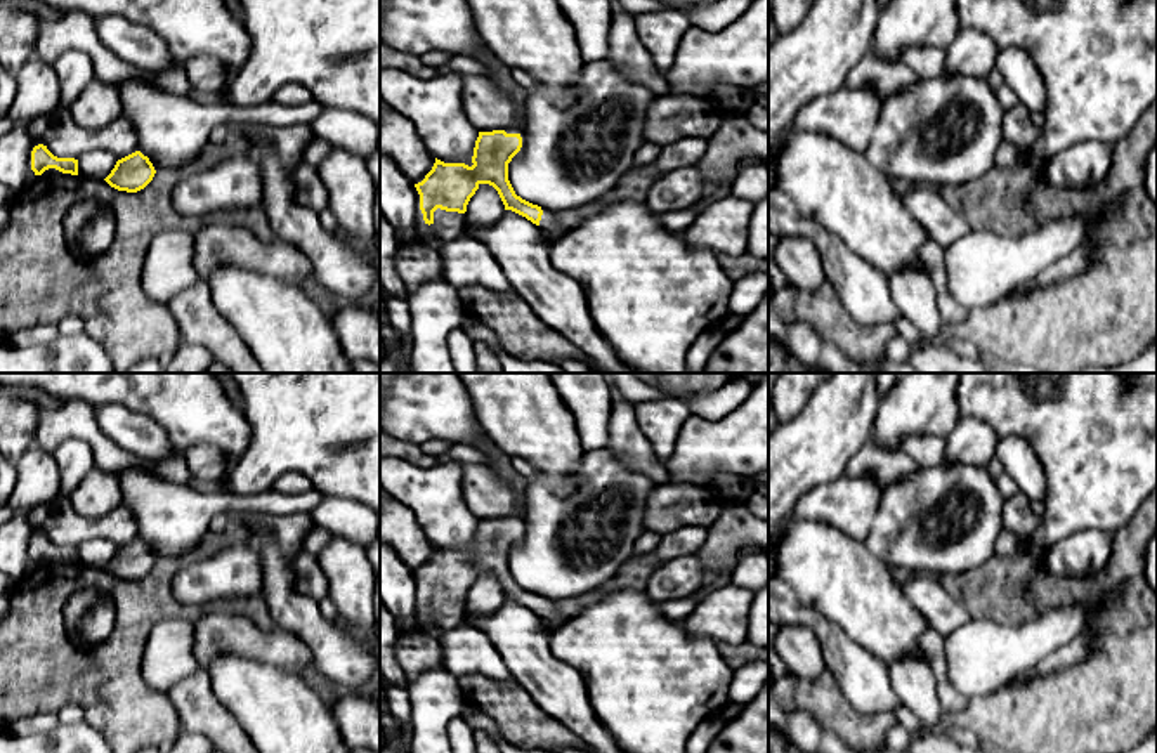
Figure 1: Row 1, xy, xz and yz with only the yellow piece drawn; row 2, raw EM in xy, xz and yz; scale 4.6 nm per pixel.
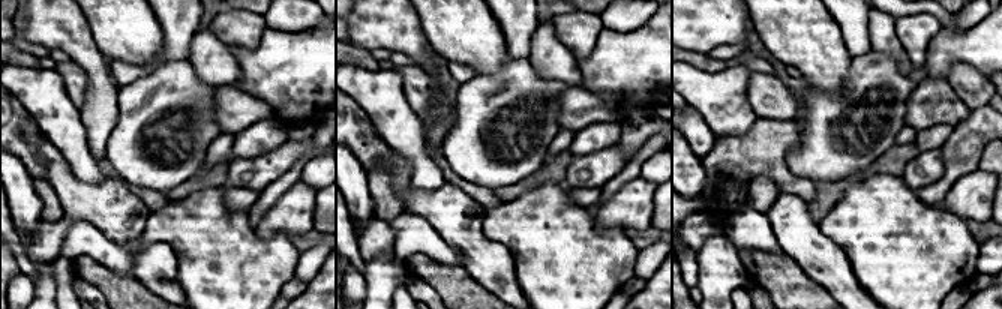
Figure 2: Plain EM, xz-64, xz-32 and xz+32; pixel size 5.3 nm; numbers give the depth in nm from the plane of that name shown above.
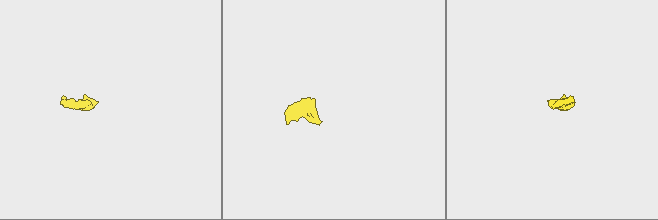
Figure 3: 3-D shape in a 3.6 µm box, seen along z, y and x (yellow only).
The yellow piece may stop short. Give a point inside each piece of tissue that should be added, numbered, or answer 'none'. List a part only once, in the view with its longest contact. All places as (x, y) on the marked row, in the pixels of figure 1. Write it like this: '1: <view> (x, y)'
1: xz (547, 222)
2: xz (448, 226)

